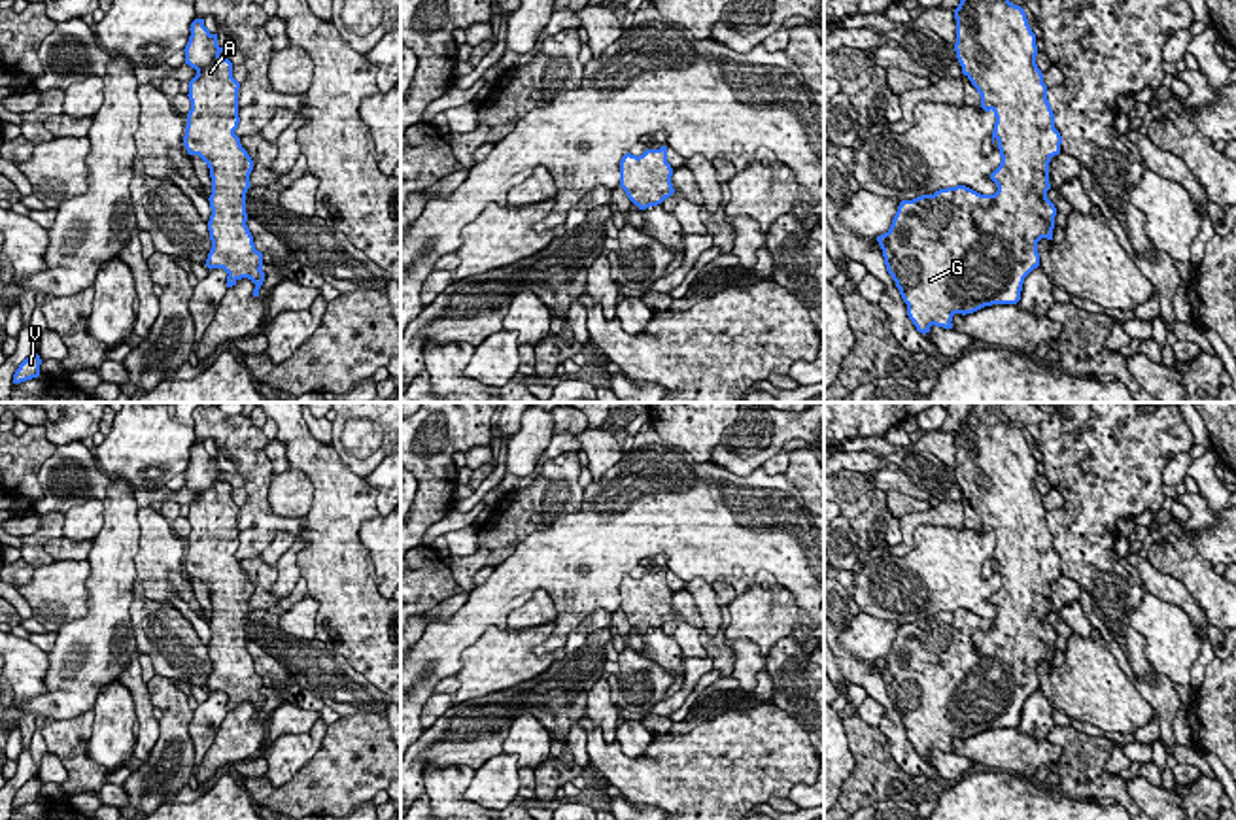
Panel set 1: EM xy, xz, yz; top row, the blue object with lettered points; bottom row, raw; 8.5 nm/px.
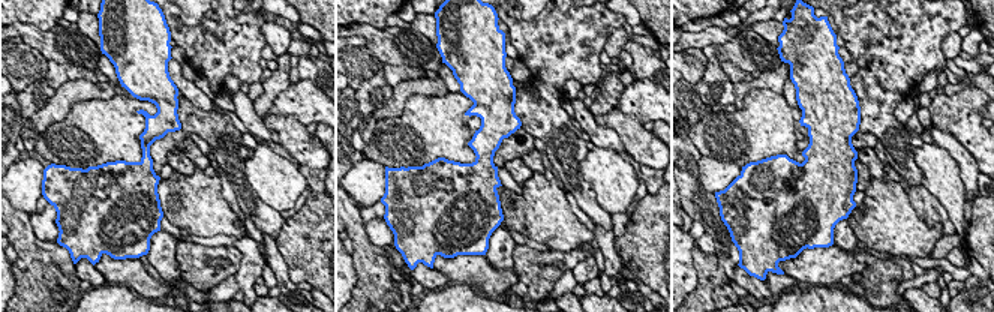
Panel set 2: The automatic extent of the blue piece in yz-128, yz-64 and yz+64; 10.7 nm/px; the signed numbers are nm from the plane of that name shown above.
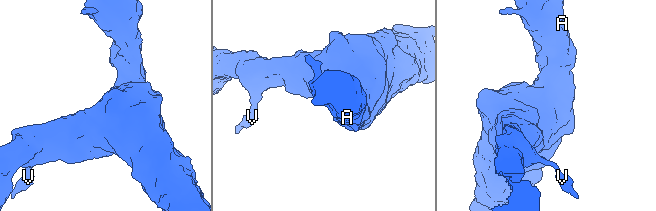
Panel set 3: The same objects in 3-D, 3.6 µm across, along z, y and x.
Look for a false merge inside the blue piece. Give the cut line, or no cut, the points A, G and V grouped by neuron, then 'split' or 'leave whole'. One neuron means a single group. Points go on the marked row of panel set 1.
no cut; A G V; leave whole

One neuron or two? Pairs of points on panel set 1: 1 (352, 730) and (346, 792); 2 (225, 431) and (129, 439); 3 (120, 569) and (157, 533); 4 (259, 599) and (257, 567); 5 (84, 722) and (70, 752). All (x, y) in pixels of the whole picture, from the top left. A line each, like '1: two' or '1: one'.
1: one
2: two
3: two
4: one
5: one

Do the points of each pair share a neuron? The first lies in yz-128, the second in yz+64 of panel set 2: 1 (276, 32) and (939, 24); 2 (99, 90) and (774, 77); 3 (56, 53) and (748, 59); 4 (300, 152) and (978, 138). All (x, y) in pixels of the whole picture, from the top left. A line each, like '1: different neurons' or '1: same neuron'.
1: different neurons
2: same neuron
3: same neuron
4: same neuron

